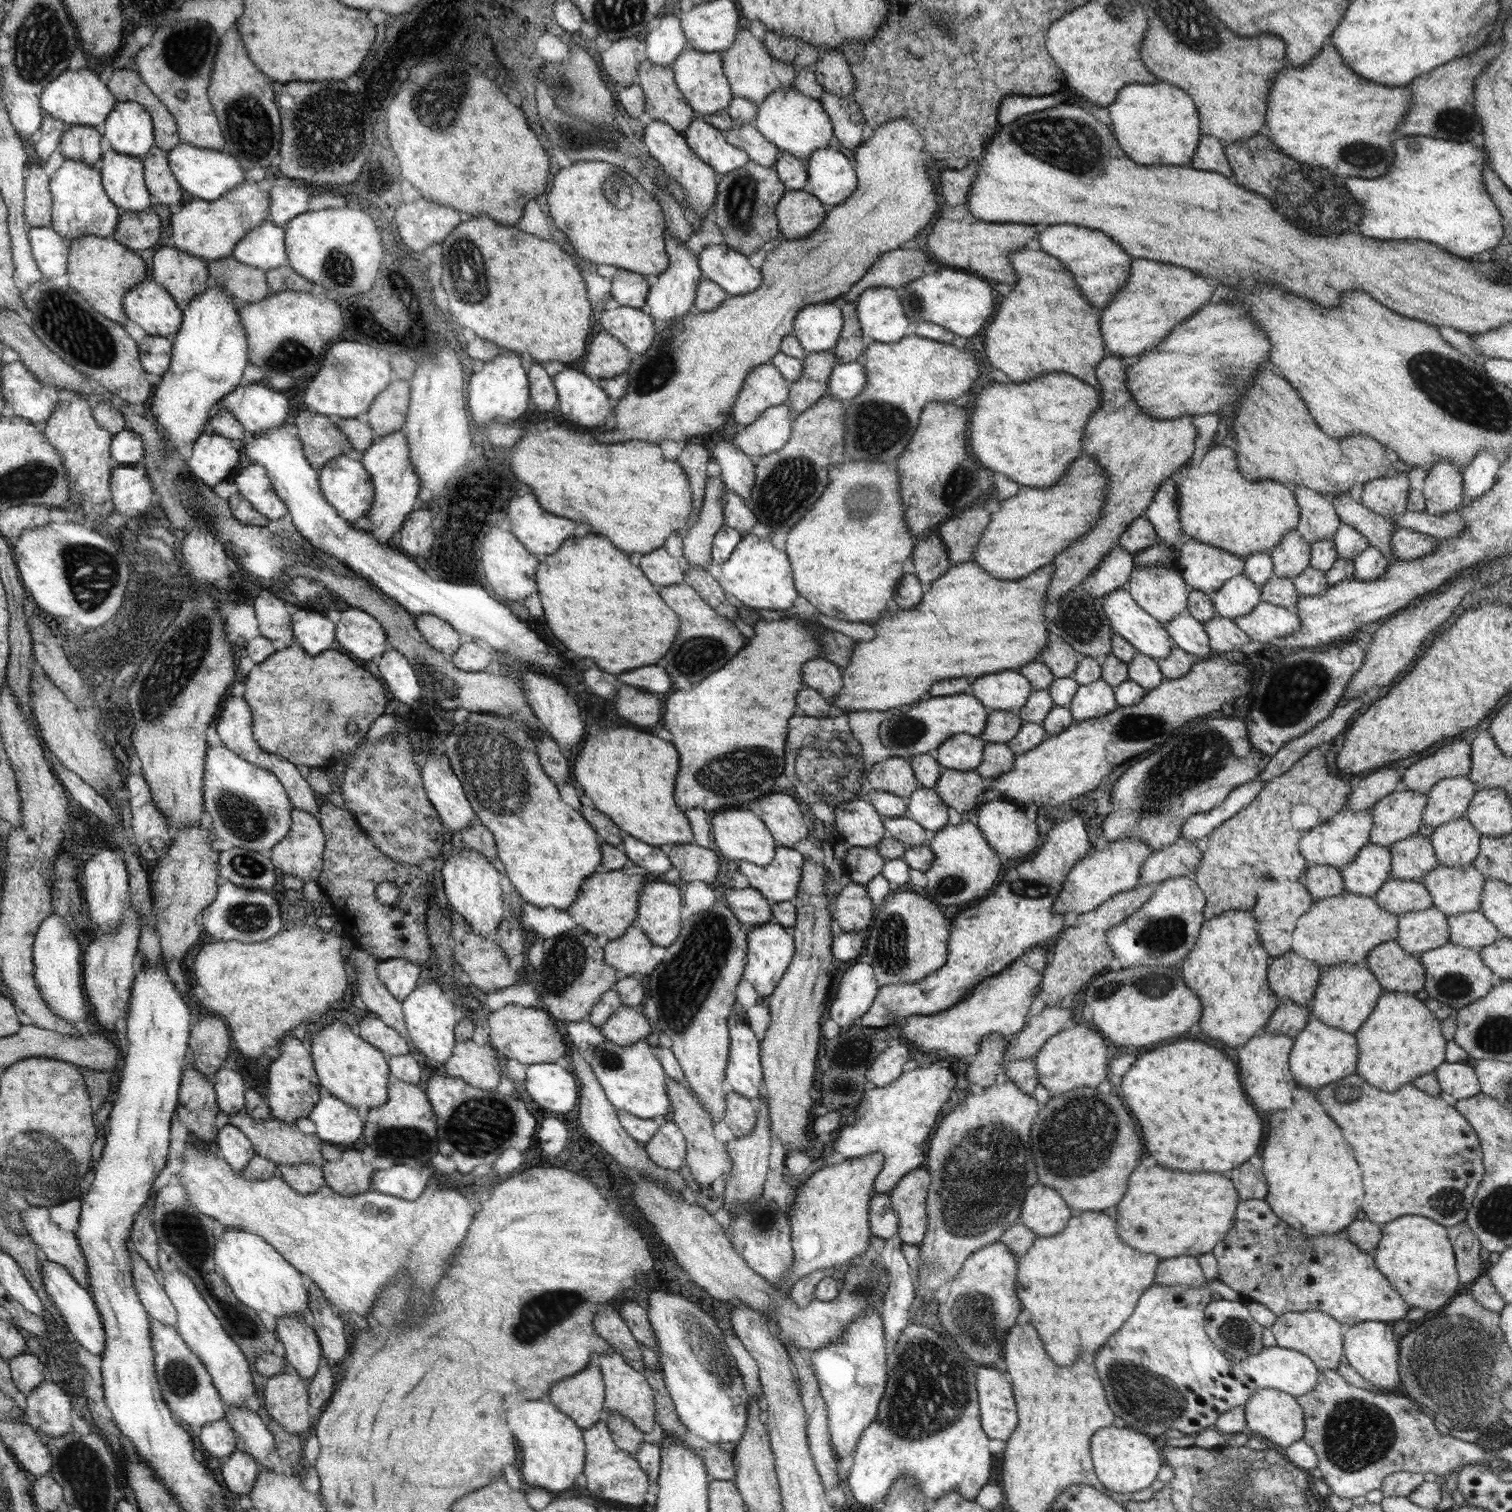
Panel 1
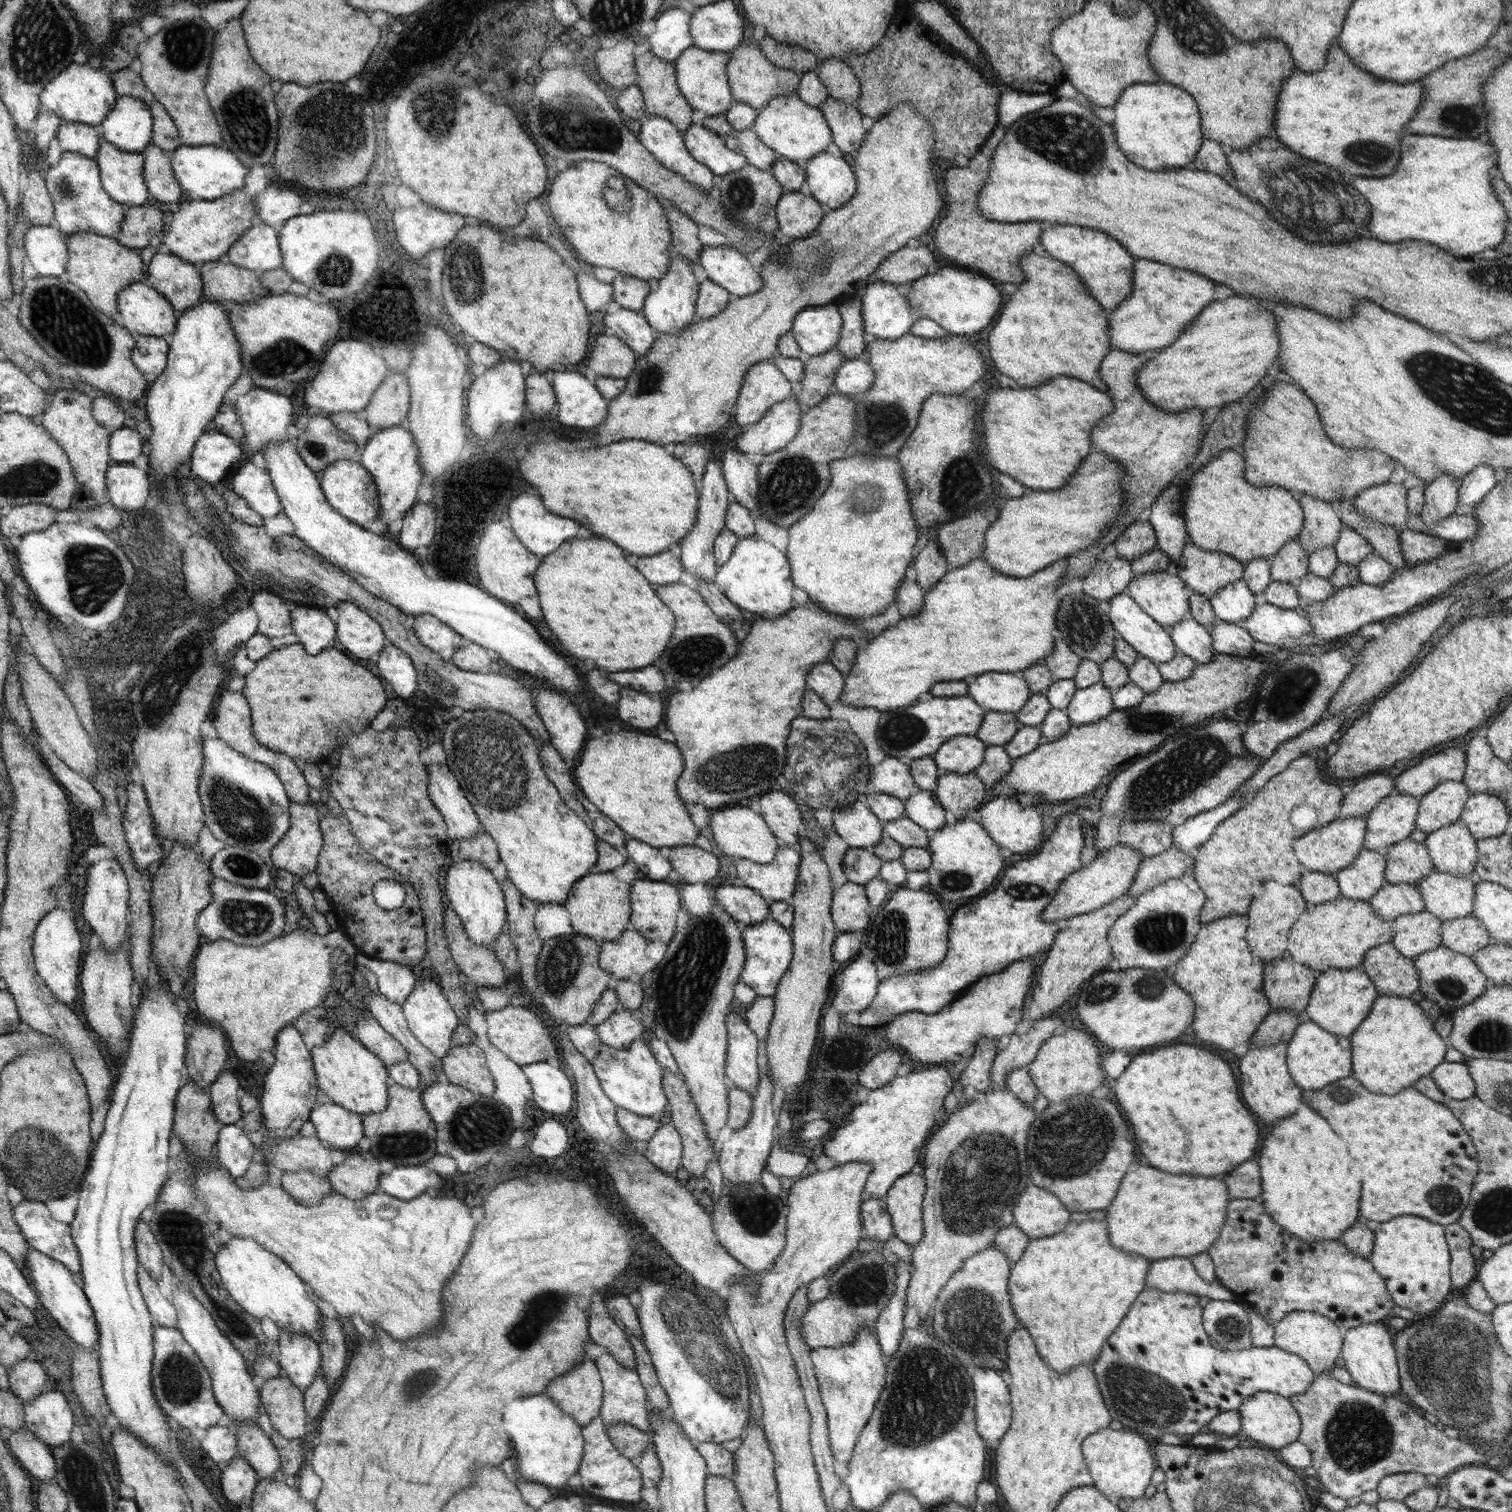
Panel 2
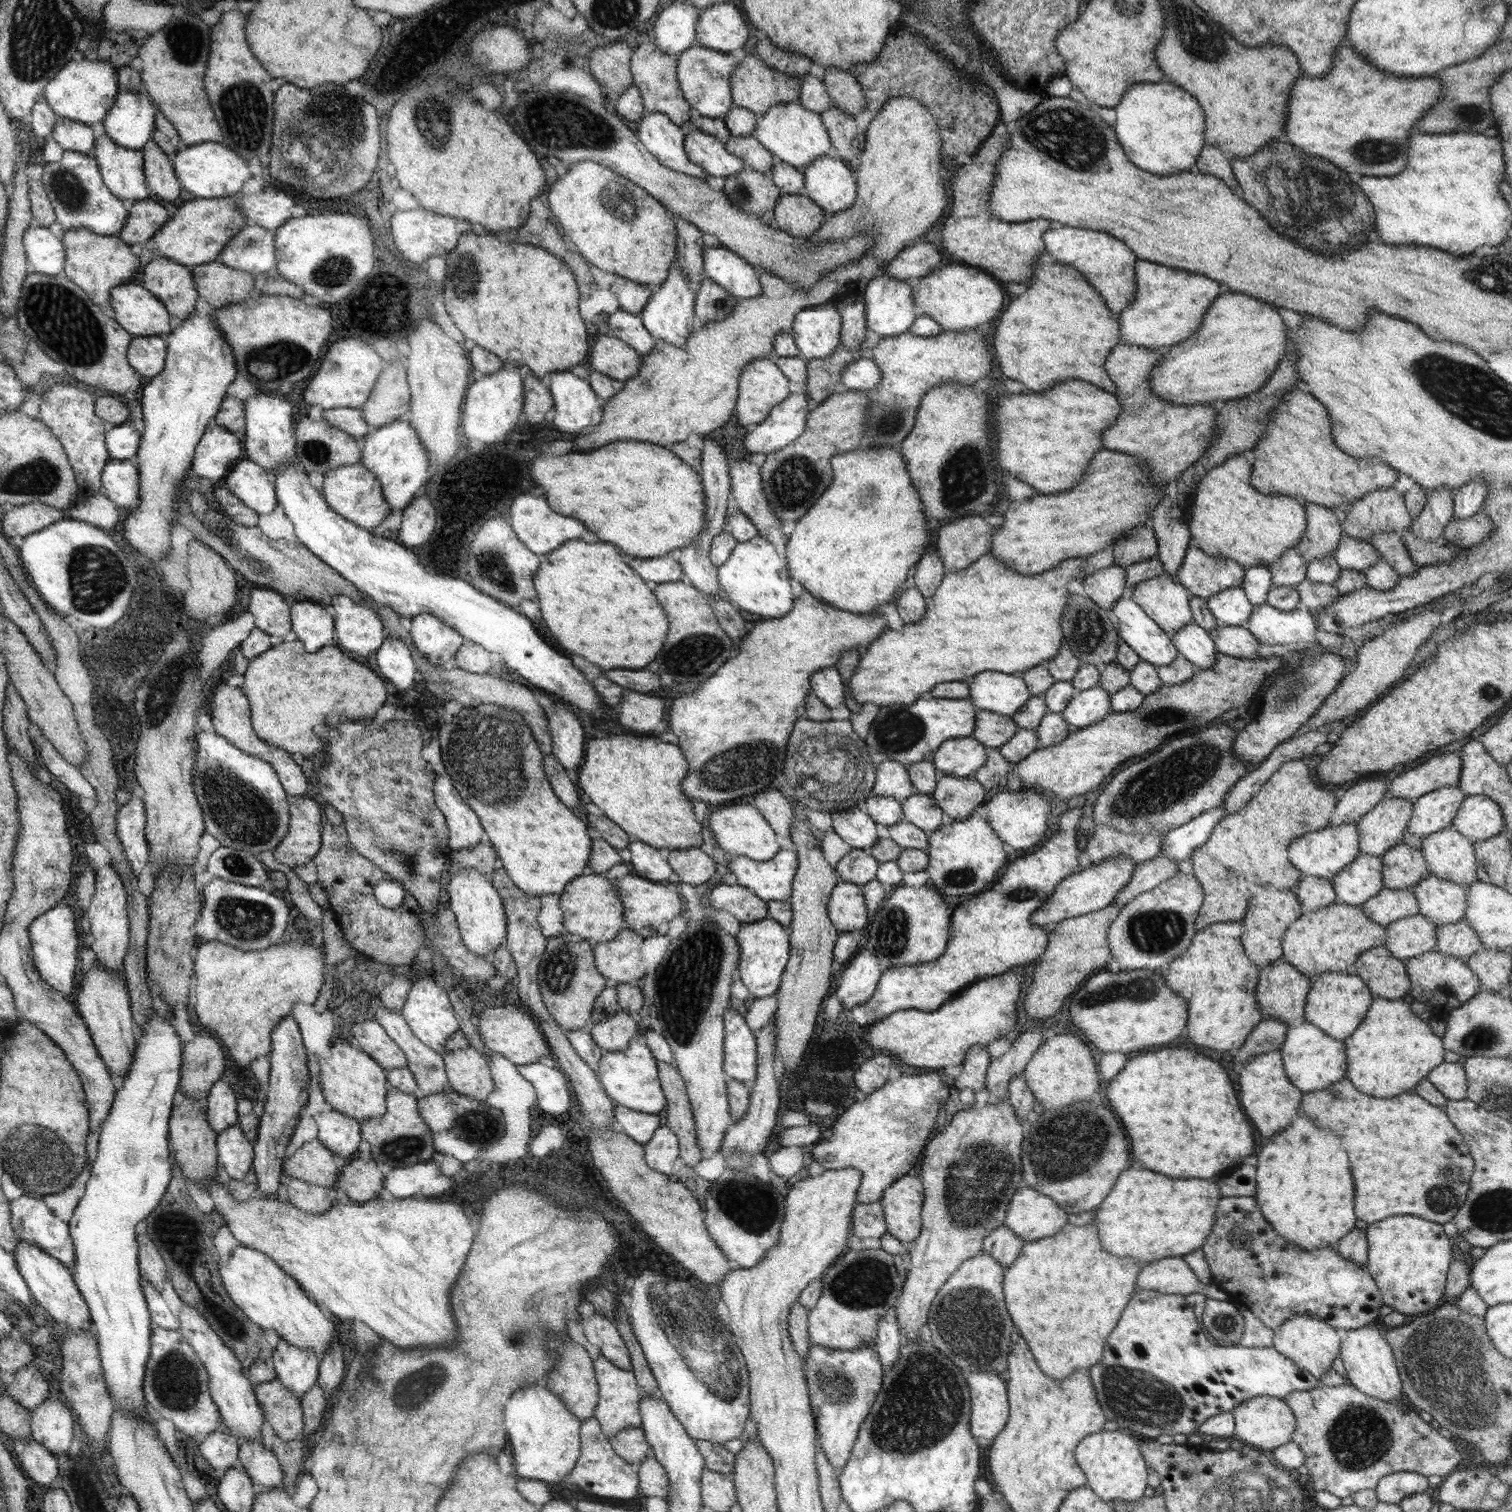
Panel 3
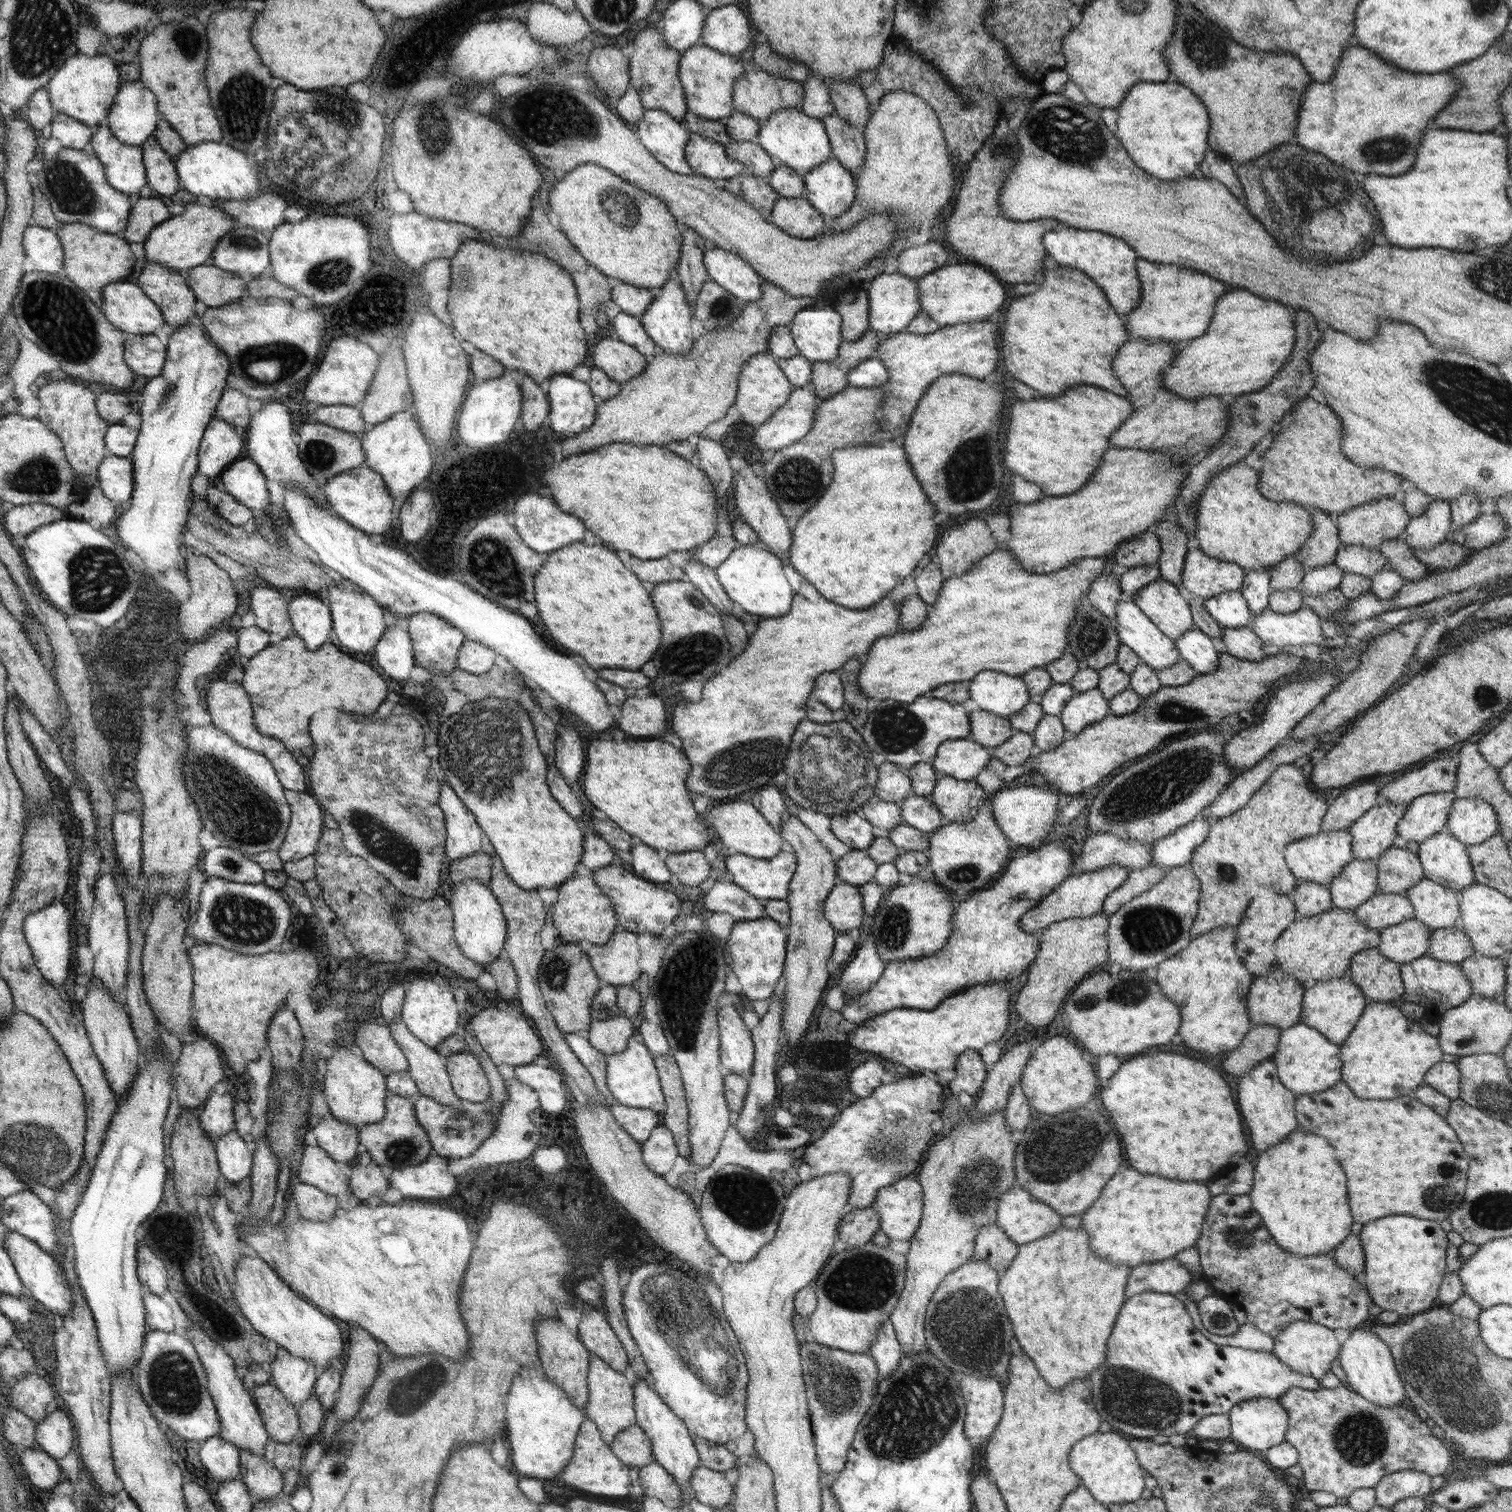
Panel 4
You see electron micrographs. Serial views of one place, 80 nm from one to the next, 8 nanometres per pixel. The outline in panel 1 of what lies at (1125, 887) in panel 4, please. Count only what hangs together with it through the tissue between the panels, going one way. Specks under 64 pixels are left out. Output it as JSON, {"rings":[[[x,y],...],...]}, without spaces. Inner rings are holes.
{"rings":[[[1180,837],[1170,846],[1164,847],[1162,850],[1154,851],[1146,860],[1140,869],[1139,886],[1148,886],[1149,884],[1157,884],[1164,882],[1170,878],[1188,877],[1194,879],[1194,872],[1199,865],[1202,856],[1203,842],[1187,840]]]}

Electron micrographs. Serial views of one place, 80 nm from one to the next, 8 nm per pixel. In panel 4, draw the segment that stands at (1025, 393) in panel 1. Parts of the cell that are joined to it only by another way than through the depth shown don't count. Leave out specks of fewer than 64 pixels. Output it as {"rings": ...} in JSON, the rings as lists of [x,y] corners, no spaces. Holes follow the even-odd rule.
{"rings":[[[1074,386],[1060,398],[1038,398],[1038,400],[1016,400],[1008,408],[1008,426],[1006,426],[1006,468],[1014,474],[1026,478],[1028,482],[1038,484],[1048,496],[1057,497],[1074,494],[1076,490],[1090,480],[1092,468],[1096,470],[1104,452],[1112,448],[1110,438],[1132,416],[1133,404],[1128,398],[1112,394],[1096,386]]]}

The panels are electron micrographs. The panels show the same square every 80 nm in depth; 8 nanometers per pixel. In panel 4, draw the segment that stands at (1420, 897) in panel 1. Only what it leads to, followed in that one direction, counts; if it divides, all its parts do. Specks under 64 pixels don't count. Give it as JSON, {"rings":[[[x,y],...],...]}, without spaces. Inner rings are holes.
{"rings":[[[1378,893],[1355,908],[1358,923],[1372,930],[1400,925],[1412,919],[1413,912],[1406,894]]]}

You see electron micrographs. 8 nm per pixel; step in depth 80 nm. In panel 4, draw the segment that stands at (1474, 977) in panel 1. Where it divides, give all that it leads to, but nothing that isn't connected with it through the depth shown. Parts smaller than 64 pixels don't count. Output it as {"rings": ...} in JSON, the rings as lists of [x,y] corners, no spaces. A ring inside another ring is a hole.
{"rings":[[[1424,956],[1412,962],[1401,964],[1400,976],[1404,984],[1402,1000],[1412,1001],[1413,1004],[1423,1006],[1427,1012],[1434,1012],[1434,1018],[1444,1014],[1448,1008],[1464,1004],[1474,996],[1472,985],[1470,985],[1470,981],[1462,972],[1459,964],[1440,962]]]}

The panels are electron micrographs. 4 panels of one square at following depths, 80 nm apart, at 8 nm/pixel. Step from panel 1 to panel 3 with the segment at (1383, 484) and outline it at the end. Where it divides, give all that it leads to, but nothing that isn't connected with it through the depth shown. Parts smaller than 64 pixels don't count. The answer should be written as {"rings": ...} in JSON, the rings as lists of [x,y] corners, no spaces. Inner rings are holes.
{"rings":[[[1393,487],[1382,490],[1373,490],[1365,494],[1360,500],[1344,507],[1346,518],[1344,518],[1344,530],[1347,536],[1356,540],[1369,542],[1373,534],[1381,532],[1399,532],[1409,530],[1413,517],[1408,513],[1405,506],[1405,498],[1398,494]]]}

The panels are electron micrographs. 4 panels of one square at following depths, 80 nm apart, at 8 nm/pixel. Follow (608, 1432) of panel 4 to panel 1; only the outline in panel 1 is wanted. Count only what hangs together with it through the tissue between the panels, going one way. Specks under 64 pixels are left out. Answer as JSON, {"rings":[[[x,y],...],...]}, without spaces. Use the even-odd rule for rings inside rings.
{"rings":[[[614,1350],[600,1353],[598,1360],[600,1360],[599,1369],[603,1371],[603,1381],[606,1383],[604,1414],[618,1413],[624,1415],[624,1418],[630,1419],[640,1431],[651,1433],[654,1424],[658,1423],[658,1415],[654,1389],[646,1375],[632,1367],[622,1354]]]}

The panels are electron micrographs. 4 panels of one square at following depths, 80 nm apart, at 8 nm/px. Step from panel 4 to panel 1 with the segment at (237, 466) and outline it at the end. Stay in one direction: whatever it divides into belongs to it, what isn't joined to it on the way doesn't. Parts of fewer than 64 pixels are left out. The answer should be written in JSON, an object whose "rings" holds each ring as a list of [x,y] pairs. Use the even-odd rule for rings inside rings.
{"rings":[[[246,466],[234,478],[234,484],[252,507],[270,521],[277,521],[289,513],[287,503],[276,496],[274,484],[270,484],[270,476],[266,476],[263,466]]]}

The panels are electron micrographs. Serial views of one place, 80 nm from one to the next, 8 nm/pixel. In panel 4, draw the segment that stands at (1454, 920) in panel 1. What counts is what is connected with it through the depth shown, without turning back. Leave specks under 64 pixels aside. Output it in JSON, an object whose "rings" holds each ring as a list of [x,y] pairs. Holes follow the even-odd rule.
{"rings":[[[1459,924],[1432,931],[1430,934],[1430,946],[1426,956],[1436,961],[1460,964],[1474,954],[1474,945],[1468,936],[1464,935]]]}

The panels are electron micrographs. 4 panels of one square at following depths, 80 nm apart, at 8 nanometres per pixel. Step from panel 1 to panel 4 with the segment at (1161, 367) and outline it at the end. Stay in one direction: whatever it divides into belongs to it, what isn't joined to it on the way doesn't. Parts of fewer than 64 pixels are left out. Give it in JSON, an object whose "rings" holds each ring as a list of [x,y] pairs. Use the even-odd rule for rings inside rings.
{"rings":[[[1232,288],[1232,292],[1216,301],[1214,316],[1208,330],[1198,338],[1185,342],[1176,351],[1170,368],[1163,374],[1164,386],[1181,397],[1202,398],[1224,396],[1262,390],[1280,372],[1294,346],[1293,322],[1288,318],[1288,308],[1276,299],[1262,298],[1246,289]]]}

